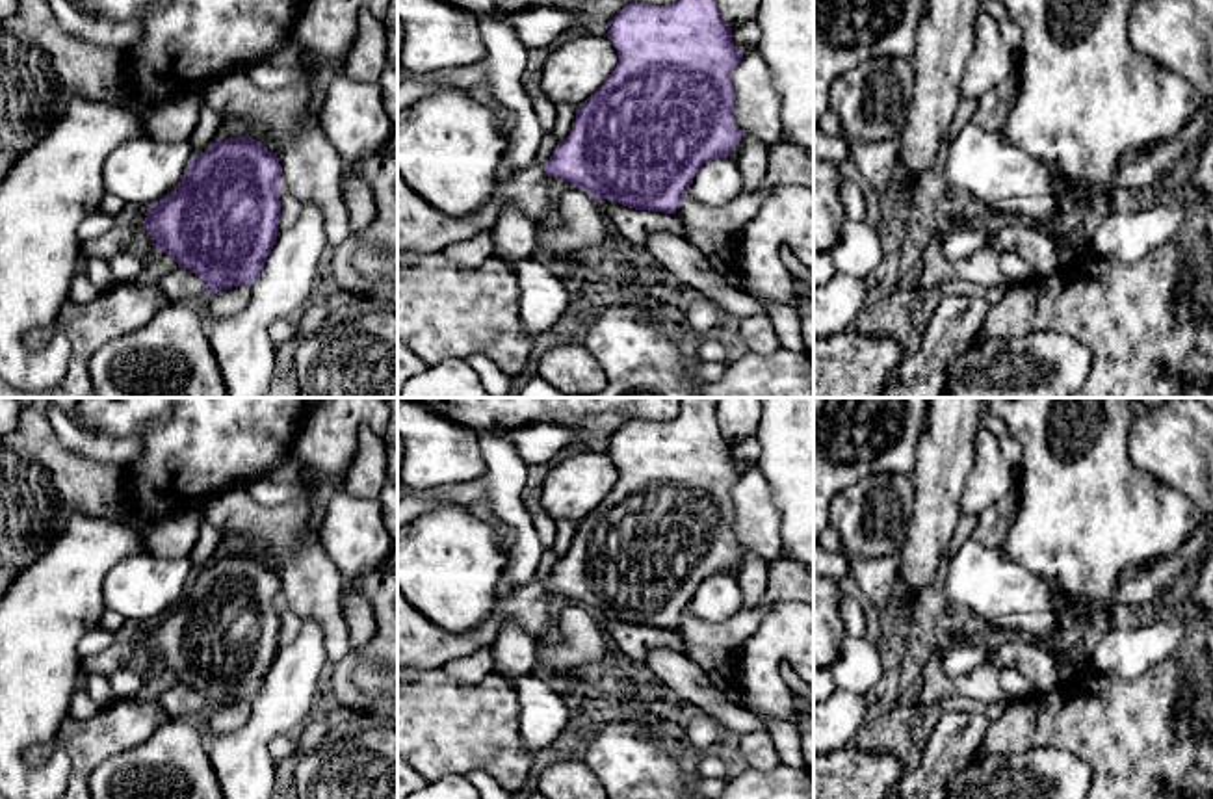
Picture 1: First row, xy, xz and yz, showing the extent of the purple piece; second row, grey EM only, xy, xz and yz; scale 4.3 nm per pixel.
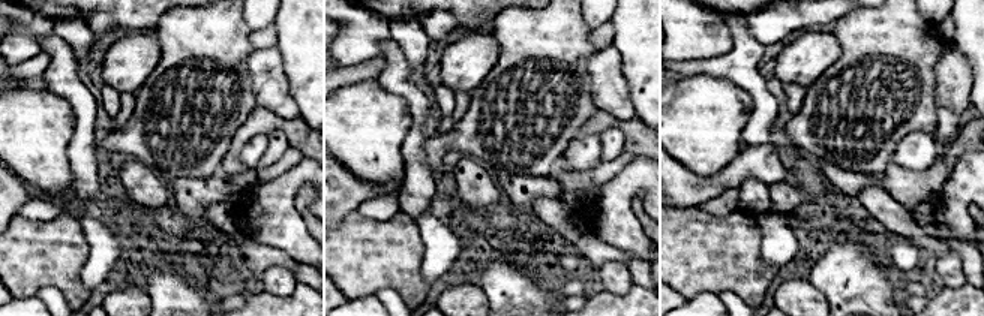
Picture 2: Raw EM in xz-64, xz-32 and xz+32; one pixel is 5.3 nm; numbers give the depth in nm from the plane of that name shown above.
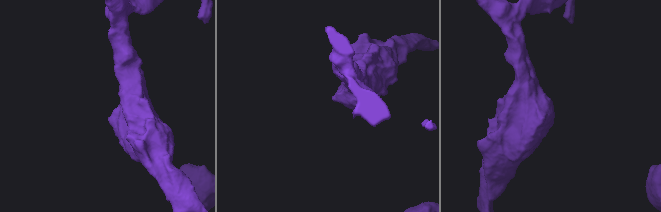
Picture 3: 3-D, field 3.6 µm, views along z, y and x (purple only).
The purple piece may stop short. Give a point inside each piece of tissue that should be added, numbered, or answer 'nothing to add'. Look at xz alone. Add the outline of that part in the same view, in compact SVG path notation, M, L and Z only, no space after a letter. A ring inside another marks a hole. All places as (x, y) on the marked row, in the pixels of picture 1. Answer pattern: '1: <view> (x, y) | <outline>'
1: xz (422, 229) | M535 164L516 171L509 182L498 184L490 201L477 212L448 216L398 177L398 258L411 264L490 230L507 204L515 204L537 223L548 223L555 217L555 206L546 195L546 186L548 175Z

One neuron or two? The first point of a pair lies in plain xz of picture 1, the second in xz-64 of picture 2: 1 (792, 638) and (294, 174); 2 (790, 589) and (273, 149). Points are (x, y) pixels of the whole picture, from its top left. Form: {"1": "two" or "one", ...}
{"1": "one", "2": "two"}

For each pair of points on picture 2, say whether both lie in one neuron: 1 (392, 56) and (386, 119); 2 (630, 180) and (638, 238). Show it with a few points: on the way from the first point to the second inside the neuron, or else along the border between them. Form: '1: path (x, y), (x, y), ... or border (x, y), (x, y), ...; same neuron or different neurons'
1: border (375, 80), (407, 102), (411, 119); different neurons
2: path (623, 195), (623, 223); same neuron

